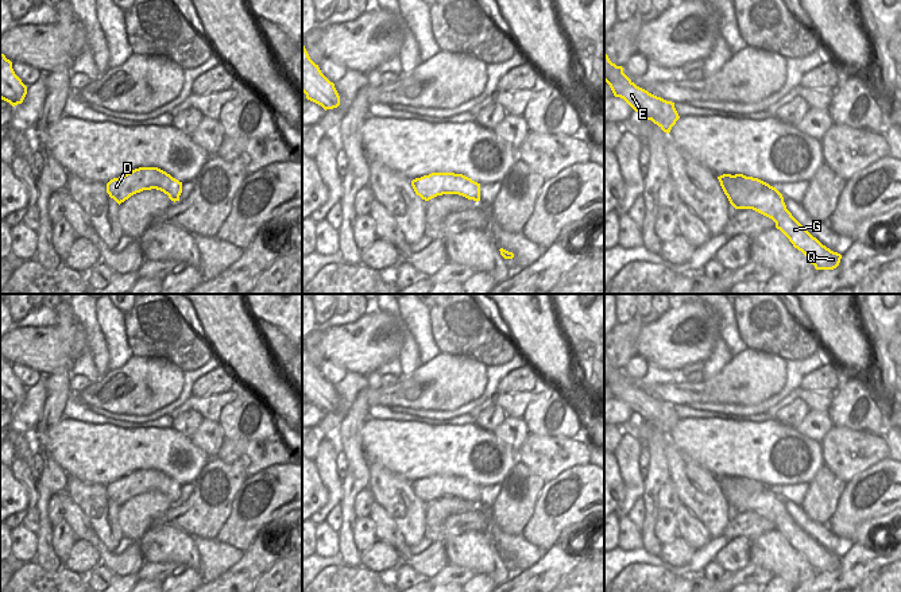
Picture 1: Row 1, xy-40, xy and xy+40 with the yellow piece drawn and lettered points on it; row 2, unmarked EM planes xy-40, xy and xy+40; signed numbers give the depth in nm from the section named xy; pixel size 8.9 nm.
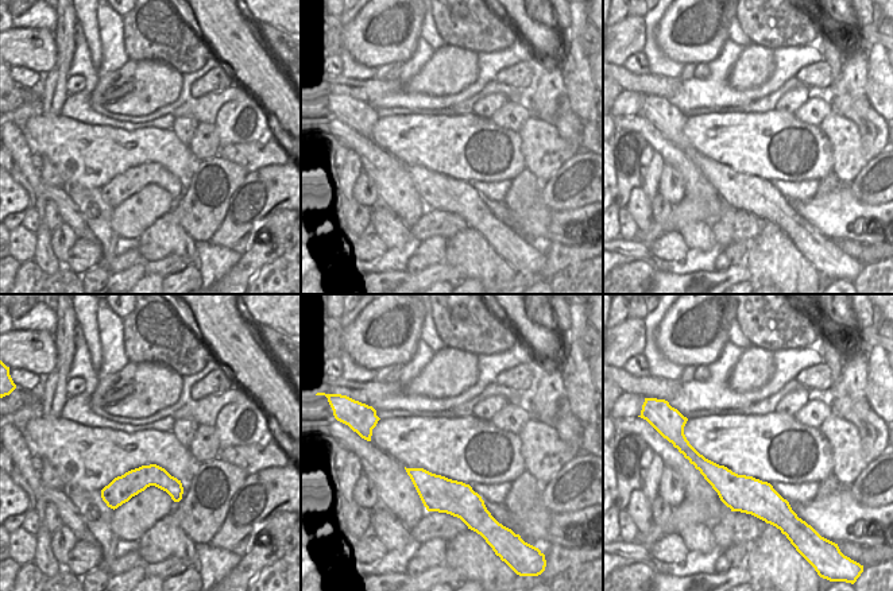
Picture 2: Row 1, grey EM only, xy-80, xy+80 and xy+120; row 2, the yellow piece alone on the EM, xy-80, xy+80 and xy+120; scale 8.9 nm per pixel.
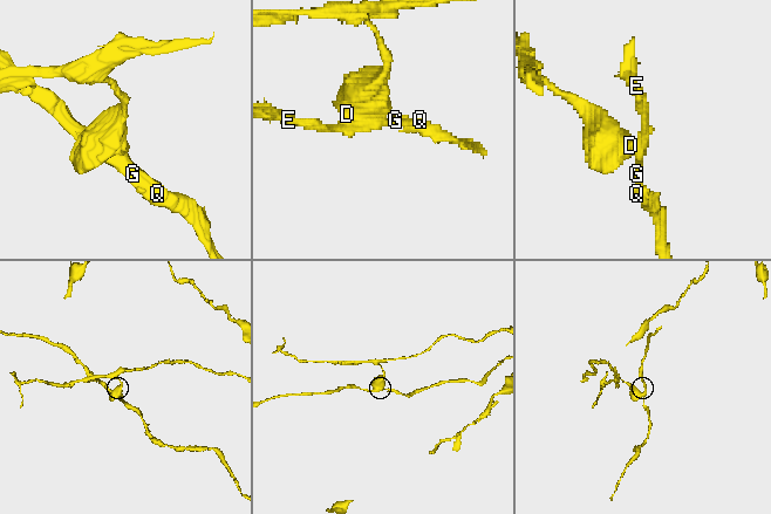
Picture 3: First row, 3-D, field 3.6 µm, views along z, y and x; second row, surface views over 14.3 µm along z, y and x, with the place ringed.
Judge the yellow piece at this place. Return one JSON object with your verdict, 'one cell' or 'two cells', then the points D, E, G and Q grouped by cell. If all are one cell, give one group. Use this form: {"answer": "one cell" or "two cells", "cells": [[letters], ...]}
{"answer": "two cells", "cells": [["D"], ["E", "G", "Q"]]}

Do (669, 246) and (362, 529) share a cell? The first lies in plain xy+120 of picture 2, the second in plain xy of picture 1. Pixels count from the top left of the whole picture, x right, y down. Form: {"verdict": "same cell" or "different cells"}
{"verdict": "different cells"}

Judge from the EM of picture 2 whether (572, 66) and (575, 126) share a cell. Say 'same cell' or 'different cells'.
different cells

